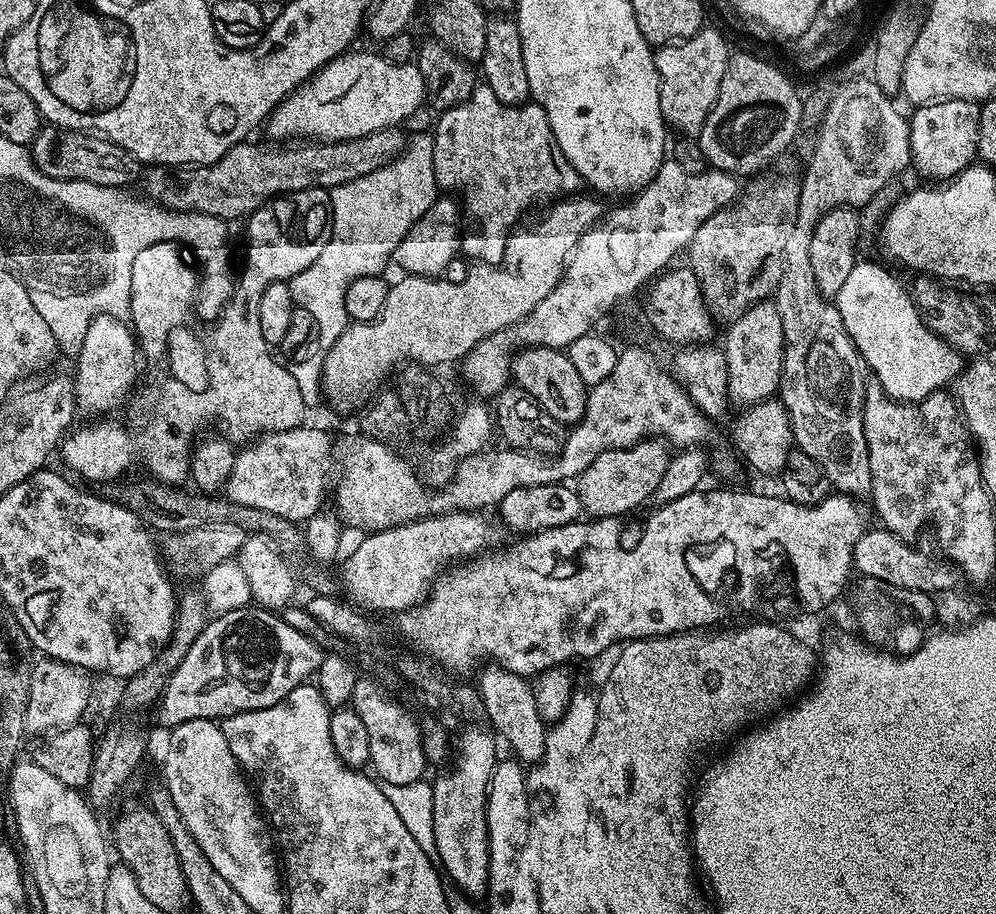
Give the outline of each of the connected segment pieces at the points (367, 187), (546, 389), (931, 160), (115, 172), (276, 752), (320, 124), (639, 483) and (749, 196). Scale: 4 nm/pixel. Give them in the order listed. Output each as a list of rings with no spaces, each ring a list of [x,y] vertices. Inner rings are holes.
[[[428,134],[413,135],[407,141],[403,153],[386,166],[331,189],[332,219],[326,246],[322,246],[322,254],[314,258],[311,266],[302,270],[302,274],[287,281],[293,305],[310,310],[310,314],[314,314],[314,322],[318,322],[321,349],[327,350],[334,346],[334,342],[350,323],[346,314],[346,290],[350,282],[358,278],[381,275],[385,271],[383,268],[387,266],[388,260],[390,264],[390,257],[395,253],[398,242],[402,242],[405,234],[426,214],[426,210],[430,210],[430,206],[436,199],[438,199],[438,189],[432,161],[432,137]]]
[[[539,346],[521,347],[511,357],[510,376],[519,387],[525,388],[539,402],[542,410],[546,410],[546,414],[553,416],[559,424],[571,426],[582,418],[588,401],[588,388],[582,382],[582,378],[578,378],[578,370],[574,370],[574,362],[570,362],[567,351]]]
[[[977,101],[938,102],[925,108],[916,108],[913,113],[908,122],[912,151],[911,167],[917,168],[928,179],[925,181],[947,182],[962,170],[972,167],[977,159],[978,150],[980,104]]]
[[[44,126],[32,139],[30,151],[32,163],[36,168],[55,180],[85,180],[98,186],[123,189],[128,186],[124,184],[130,183],[142,172],[140,161],[133,158],[131,154],[122,150],[117,144],[111,144],[103,136],[87,132],[57,131],[55,127]]]
[[[312,682],[299,684],[292,691],[287,706],[250,710],[242,714],[223,717],[220,729],[226,738],[226,746],[238,763],[244,756],[300,756],[316,750],[316,738],[330,738],[334,735],[334,721],[328,704],[317,685]]]
[[[357,50],[349,51],[343,56],[338,56],[336,59],[331,60],[325,68],[320,69],[316,72],[309,80],[304,81],[295,92],[286,96],[284,100],[273,110],[271,116],[266,121],[266,129],[273,136],[273,141],[276,142],[331,142],[334,140],[353,140],[354,138],[362,138],[366,134],[374,134],[380,132],[384,128],[395,128],[403,125],[405,121],[414,115],[416,112],[421,111],[422,105],[426,100],[426,85],[419,68],[416,67],[415,63],[409,62],[406,64],[391,64],[389,60],[384,59],[383,55],[376,54],[374,56],[370,52],[356,52]]]
[[[645,438],[632,448],[611,448],[598,454],[598,458],[586,466],[574,484],[576,493],[580,495],[581,509],[592,518],[624,518],[627,512],[634,511],[639,504],[653,499],[669,459],[669,445],[659,438]]]
[[[782,176],[778,180],[760,180],[756,188],[743,193],[731,206],[720,209],[694,234],[686,249],[687,267],[698,278],[700,292],[713,317],[720,322],[739,319],[742,313],[756,304],[765,303],[775,293],[778,282],[782,282],[784,273],[784,251],[793,220],[798,214],[799,183]]]

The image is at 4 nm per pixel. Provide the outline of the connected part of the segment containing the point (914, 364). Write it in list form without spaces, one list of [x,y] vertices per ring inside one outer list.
[[[856,263],[842,285],[842,290],[838,290],[834,303],[838,314],[842,314],[842,326],[846,326],[846,334],[860,352],[867,371],[892,400],[901,402],[924,400],[927,396],[933,396],[935,392],[947,389],[960,375],[961,353],[950,347],[941,336],[935,336],[924,324],[920,311],[914,306],[909,289],[905,285],[903,288],[882,265]]]

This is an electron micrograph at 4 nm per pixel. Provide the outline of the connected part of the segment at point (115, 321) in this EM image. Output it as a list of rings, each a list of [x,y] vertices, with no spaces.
[[[98,315],[89,321],[82,350],[74,357],[76,407],[90,413],[110,414],[126,398],[136,378],[138,345],[131,327],[121,318],[112,315]]]

